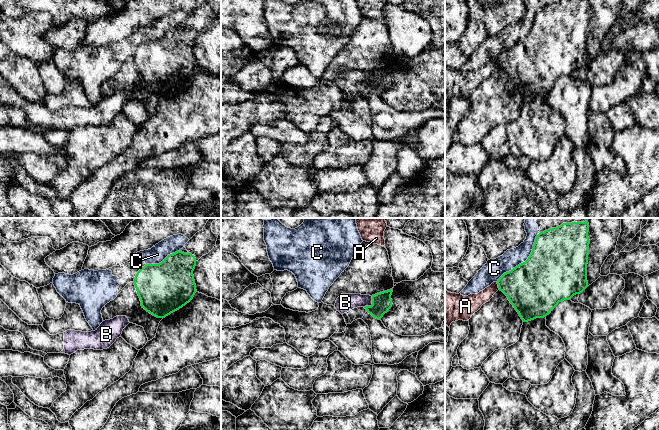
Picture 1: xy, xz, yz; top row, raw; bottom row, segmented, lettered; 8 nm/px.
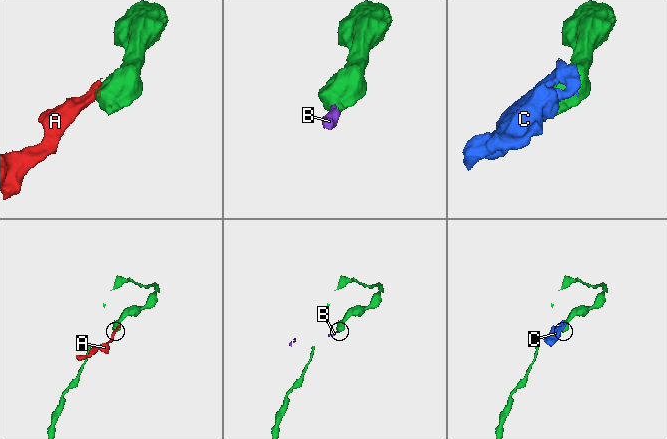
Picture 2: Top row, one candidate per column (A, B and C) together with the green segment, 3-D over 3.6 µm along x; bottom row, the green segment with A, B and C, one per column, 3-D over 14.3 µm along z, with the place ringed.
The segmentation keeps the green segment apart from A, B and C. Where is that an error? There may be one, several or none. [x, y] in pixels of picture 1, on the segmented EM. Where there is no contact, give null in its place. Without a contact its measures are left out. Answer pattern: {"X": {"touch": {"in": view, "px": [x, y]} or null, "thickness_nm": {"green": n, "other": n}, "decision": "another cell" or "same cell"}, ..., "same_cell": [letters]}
{"A": {"touch": {"in": "yz", "px": [498, 286]}, "thickness_nm": {"green": 400, "other": 150}, "decision": "another cell"}, "B": {"touch": {"in": "xz", "px": [372, 304]}, "thickness_nm": {"green": 160, "other": 140}, "decision": "same cell"}, "C": {"touch": {"in": "yz", "px": [523, 262]}, "thickness_nm": {"green": 460, "other": 160}, "decision": "another cell"}, "same_cell": ["B"]}

